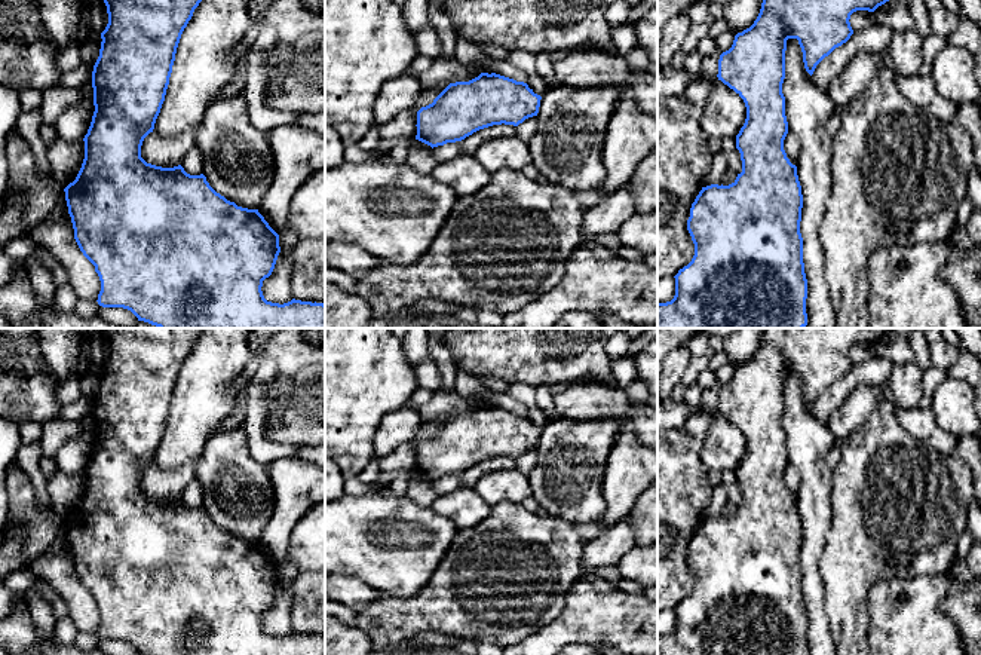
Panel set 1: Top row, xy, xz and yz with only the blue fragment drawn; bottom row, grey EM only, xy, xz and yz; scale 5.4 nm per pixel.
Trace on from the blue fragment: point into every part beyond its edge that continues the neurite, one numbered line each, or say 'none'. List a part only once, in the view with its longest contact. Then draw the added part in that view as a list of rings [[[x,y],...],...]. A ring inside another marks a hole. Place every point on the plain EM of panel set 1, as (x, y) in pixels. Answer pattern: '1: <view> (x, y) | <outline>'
none

